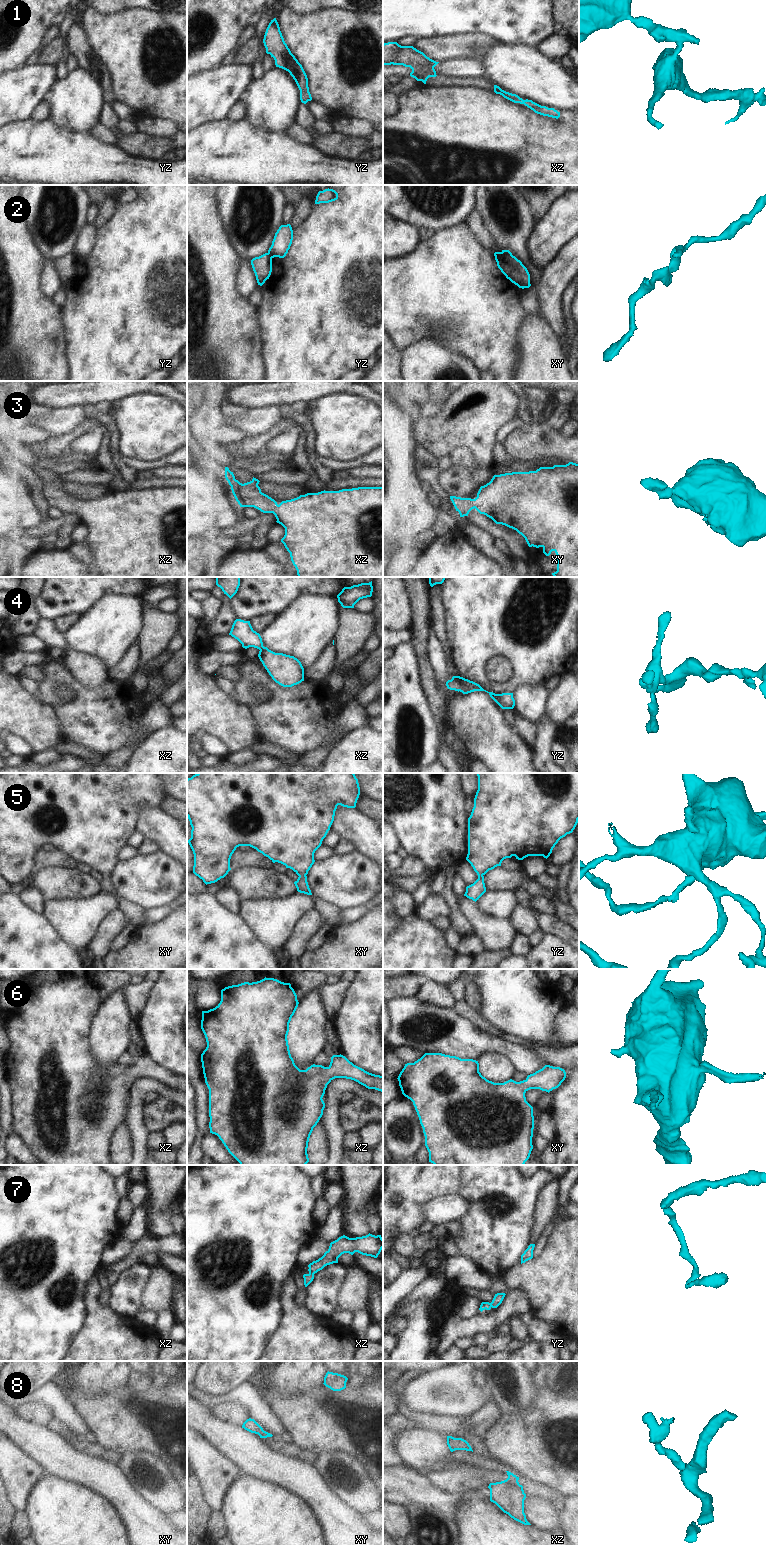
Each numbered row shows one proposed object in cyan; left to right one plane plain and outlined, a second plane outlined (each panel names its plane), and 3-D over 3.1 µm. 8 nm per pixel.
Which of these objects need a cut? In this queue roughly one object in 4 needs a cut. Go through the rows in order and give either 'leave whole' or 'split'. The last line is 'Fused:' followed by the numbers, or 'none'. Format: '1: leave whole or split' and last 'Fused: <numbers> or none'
1: leave whole
2: split
3: leave whole
4: leave whole
5: leave whole
6: leave whole
7: split
8: leave whole
Fused: 2, 7

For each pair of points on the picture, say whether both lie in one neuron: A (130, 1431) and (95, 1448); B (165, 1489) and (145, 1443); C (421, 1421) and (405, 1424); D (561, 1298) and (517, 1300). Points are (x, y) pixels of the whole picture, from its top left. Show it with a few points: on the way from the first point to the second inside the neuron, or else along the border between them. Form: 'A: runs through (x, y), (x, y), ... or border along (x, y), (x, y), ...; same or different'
A: border along (97, 1442), (105, 1450); different
B: border along (125, 1452), (151, 1452), (168, 1466); different
C: border along (397, 1412), (409, 1419), (417, 1427); different
D: border along (510, 1288), (522, 1290), (525, 1293), (530, 1312); different

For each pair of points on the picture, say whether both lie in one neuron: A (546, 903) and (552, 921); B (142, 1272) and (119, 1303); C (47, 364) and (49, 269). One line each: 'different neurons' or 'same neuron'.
A: different neurons
B: same neuron
C: different neurons

